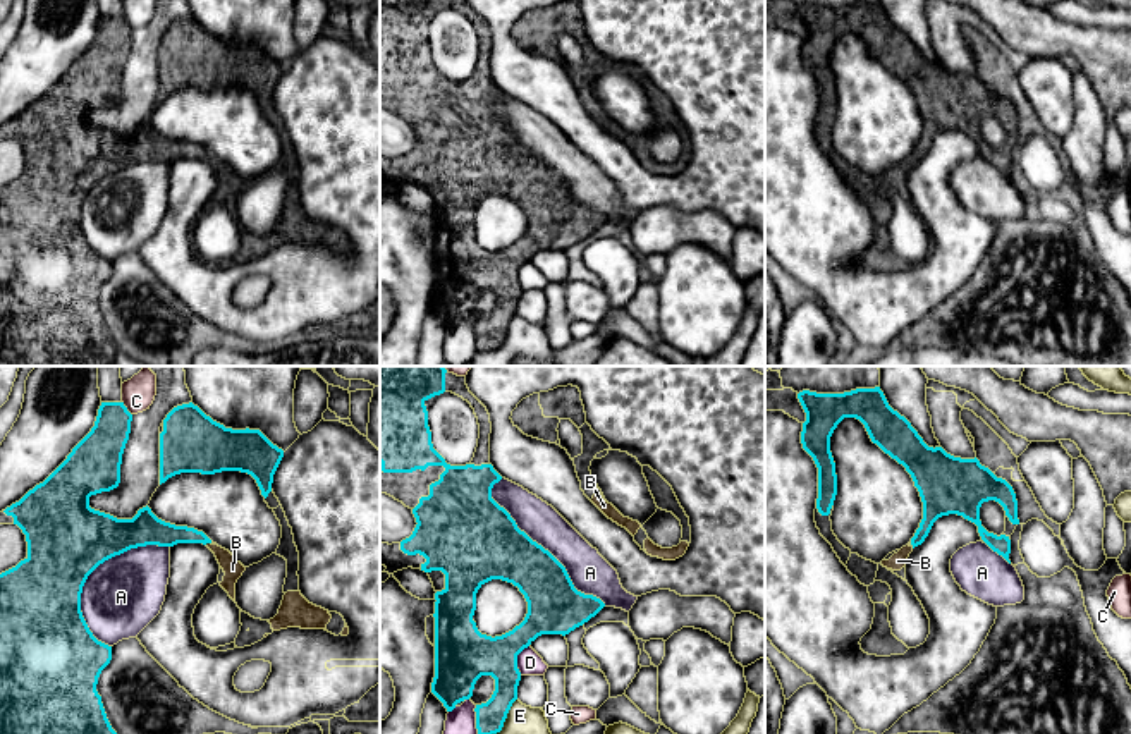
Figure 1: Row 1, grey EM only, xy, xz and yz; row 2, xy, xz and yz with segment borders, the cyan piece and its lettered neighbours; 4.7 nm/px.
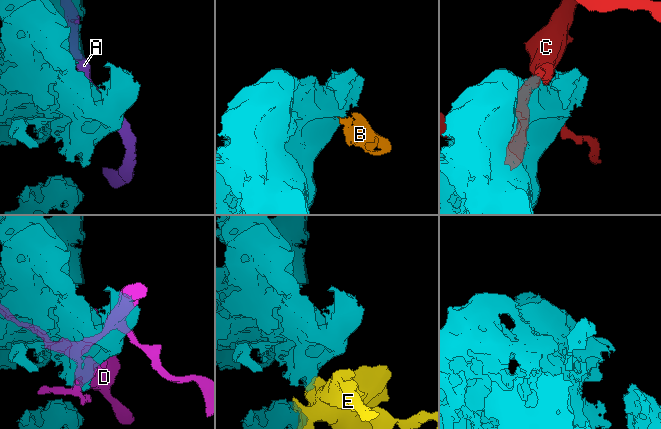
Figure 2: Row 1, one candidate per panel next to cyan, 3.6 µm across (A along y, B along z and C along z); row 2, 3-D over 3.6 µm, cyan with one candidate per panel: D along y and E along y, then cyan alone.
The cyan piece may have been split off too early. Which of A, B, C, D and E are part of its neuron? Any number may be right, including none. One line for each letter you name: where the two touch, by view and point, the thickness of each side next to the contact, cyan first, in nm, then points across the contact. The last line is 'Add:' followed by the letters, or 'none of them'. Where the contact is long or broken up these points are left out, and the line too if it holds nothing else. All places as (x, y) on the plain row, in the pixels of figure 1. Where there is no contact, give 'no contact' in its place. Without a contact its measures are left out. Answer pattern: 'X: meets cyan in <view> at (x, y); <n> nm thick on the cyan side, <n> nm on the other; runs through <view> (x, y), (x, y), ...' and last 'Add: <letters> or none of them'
B: meets cyan in xy at (207, 157); 130 nm thick on the cyan side, 90 nm on the other; runs through xy (155, 146), (193, 150), (207, 157), (232, 184)
Add: B

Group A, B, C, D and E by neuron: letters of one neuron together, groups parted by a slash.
A / B / C / D / E

